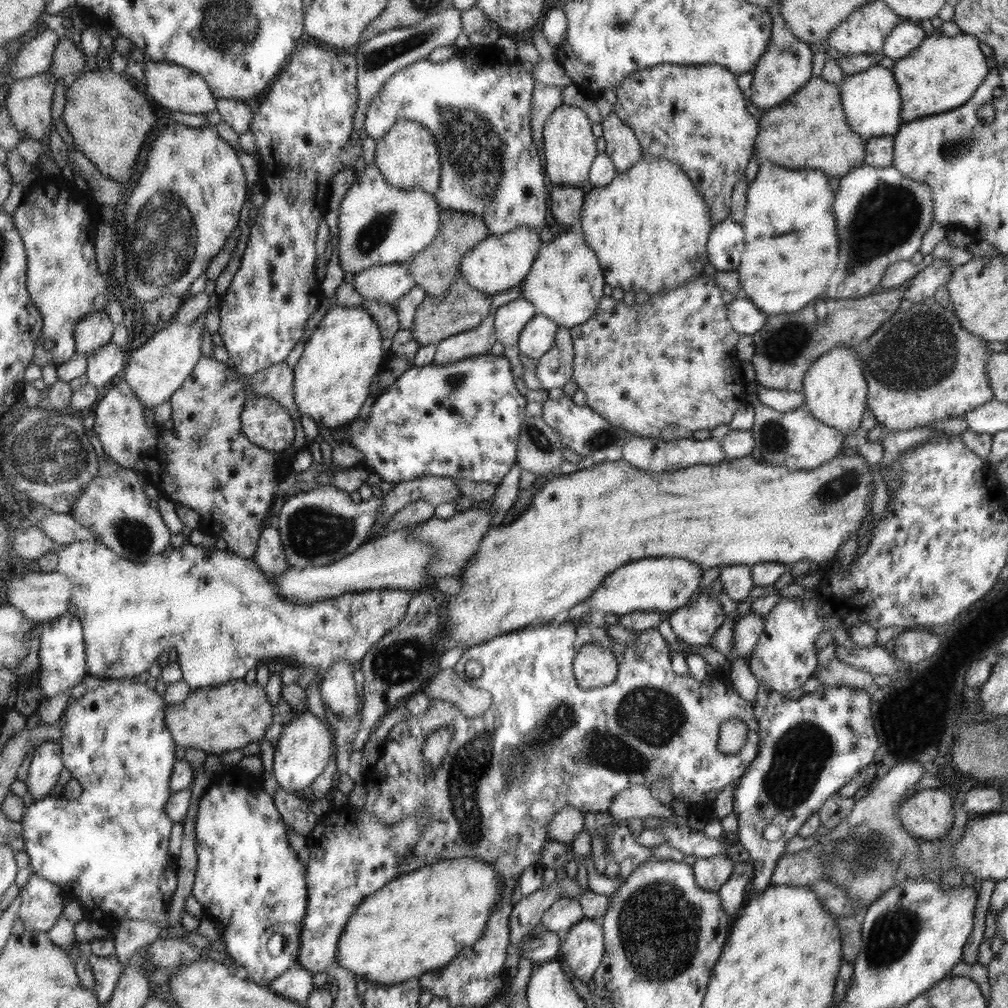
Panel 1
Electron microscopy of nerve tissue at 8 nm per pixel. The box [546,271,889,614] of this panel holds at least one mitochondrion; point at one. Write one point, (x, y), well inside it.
(836, 489)

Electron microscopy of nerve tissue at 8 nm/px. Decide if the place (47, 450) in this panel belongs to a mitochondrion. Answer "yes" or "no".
yes

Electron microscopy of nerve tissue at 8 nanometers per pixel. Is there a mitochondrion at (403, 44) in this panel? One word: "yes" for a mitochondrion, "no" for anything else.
yes

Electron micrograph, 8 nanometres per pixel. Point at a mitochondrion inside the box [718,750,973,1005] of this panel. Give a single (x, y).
(892, 934)

